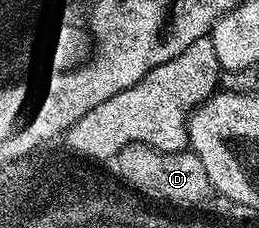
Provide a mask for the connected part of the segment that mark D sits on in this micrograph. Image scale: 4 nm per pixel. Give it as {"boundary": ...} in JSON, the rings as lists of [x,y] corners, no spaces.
{"boundary":[[[128,144],[115,156],[115,164],[116,172],[121,176],[119,179],[133,192],[149,201],[161,200],[164,204],[181,204],[188,208],[191,204],[202,203],[214,192],[206,174],[206,166],[202,166],[196,153],[191,150],[159,152],[148,144]]]}

